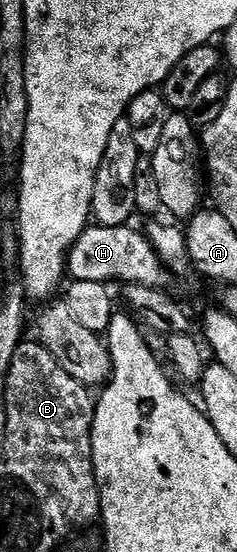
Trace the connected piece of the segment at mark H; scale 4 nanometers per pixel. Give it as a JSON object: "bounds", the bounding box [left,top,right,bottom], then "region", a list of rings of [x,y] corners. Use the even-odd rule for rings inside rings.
{"bounds":[66,225,168,288],"region":[[[134,225],[124,227],[87,226],[84,233],[72,245],[66,257],[66,270],[73,281],[96,281],[109,284],[115,279],[121,285],[139,283],[149,287],[165,288],[168,272],[154,251],[149,238]]]}

